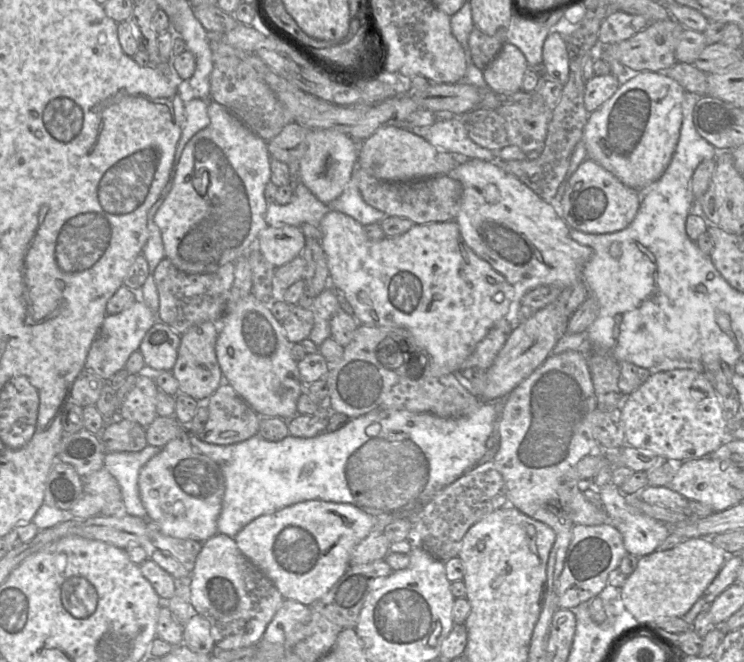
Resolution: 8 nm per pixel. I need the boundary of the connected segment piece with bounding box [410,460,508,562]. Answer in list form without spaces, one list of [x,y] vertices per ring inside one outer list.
[[[494,461],[478,465],[439,492],[414,517],[410,517],[412,546],[421,547],[446,562],[458,556],[462,539],[471,526],[507,504],[506,485]]]

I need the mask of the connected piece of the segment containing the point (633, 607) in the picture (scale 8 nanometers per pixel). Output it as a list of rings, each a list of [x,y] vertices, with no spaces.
[[[710,538],[688,539],[672,549],[655,551],[640,557],[636,569],[627,577],[621,588],[621,599],[625,608],[639,622],[656,622],[656,619],[682,617],[686,614],[703,595],[727,560],[726,552],[713,544]]]

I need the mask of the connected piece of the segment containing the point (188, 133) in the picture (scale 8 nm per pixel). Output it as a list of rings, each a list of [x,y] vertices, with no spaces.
[[[190,95],[185,96],[185,127],[178,141],[174,156],[170,177],[174,177],[173,171],[177,168],[182,151],[187,142],[200,130],[207,127],[210,123],[208,115],[208,100],[196,98]]]

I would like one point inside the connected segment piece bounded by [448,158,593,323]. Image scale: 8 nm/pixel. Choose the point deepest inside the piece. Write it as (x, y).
(524, 238)

